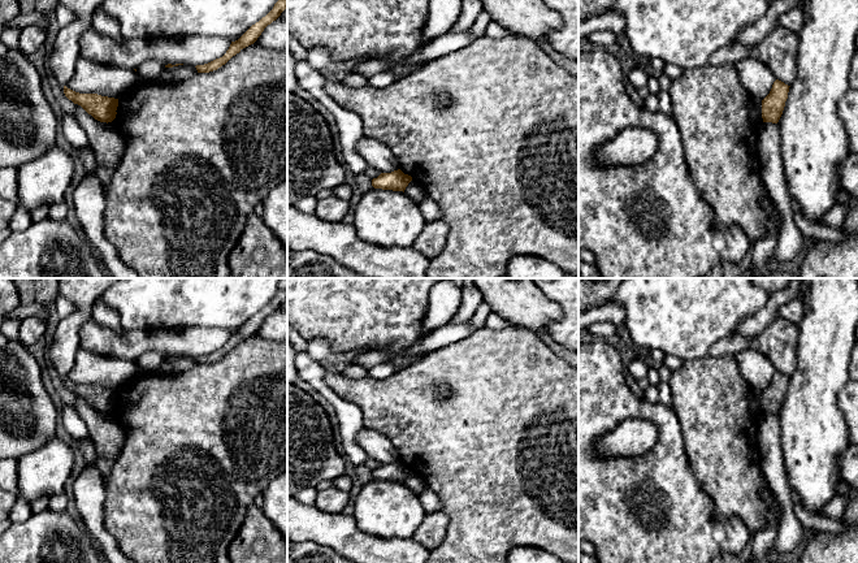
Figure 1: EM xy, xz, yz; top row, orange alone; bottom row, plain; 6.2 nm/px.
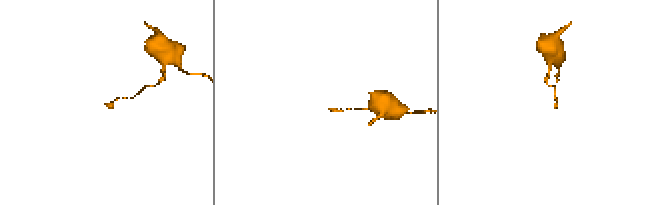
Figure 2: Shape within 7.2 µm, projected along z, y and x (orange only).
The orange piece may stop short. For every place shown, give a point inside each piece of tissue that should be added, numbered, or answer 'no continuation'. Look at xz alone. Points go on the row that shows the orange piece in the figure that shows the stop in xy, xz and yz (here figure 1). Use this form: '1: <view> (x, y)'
no continuation

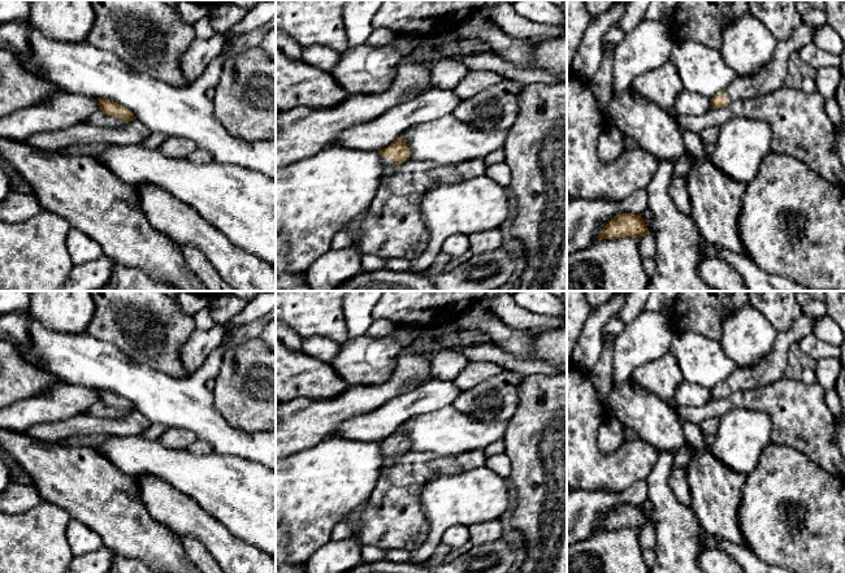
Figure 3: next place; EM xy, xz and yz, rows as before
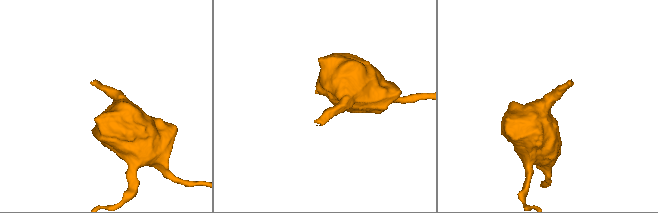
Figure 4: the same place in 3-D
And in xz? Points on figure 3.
1: xz (386, 164)

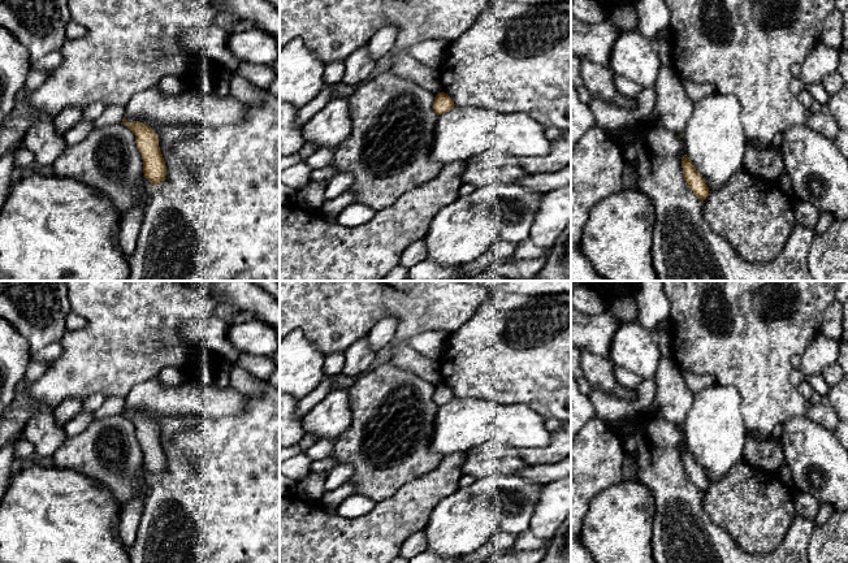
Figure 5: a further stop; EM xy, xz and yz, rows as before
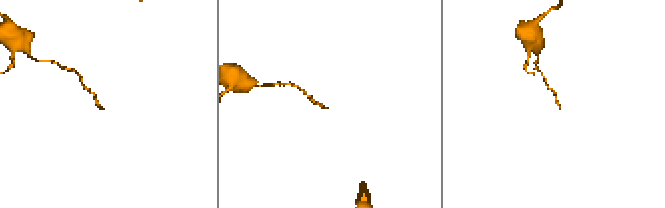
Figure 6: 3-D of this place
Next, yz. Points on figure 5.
no continuation

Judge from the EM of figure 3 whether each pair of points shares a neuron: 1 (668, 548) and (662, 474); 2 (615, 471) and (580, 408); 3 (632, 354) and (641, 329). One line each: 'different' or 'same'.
1: same
2: same
3: same

